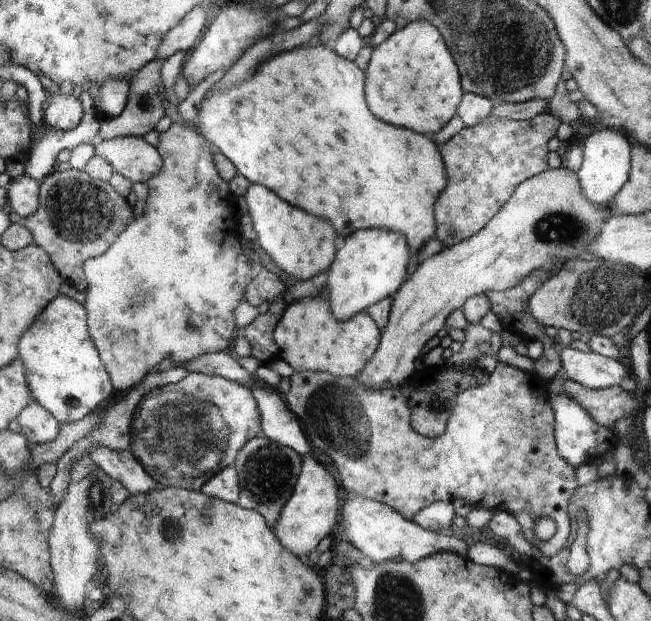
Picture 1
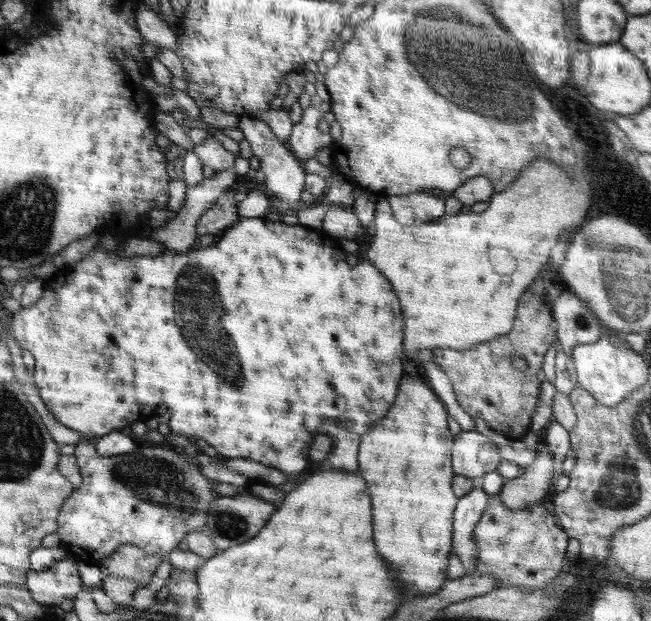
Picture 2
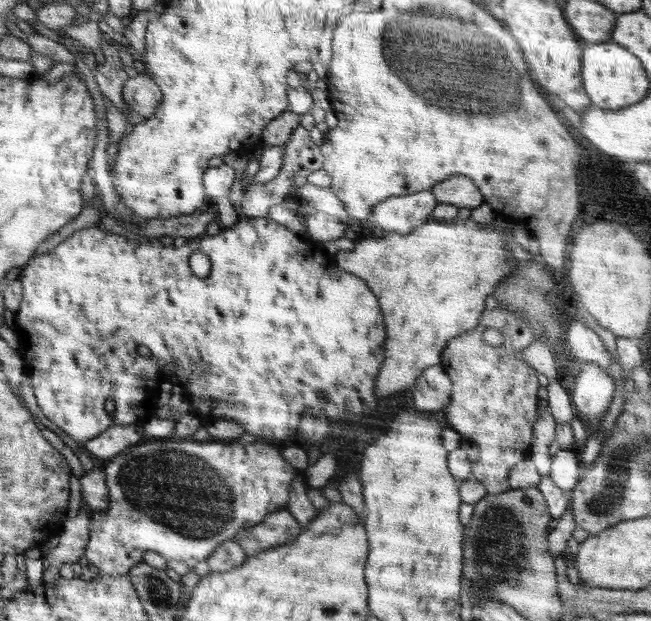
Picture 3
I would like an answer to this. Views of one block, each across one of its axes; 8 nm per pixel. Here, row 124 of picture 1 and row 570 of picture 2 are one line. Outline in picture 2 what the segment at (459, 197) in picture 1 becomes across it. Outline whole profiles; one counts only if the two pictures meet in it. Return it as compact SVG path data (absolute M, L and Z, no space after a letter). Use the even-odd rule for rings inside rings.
M499 493L489 495L486 510L477 520L473 541L477 546L476 576L492 575L500 581L498 588L545 588L557 578L566 554L569 536L542 503L524 510L508 510Z

